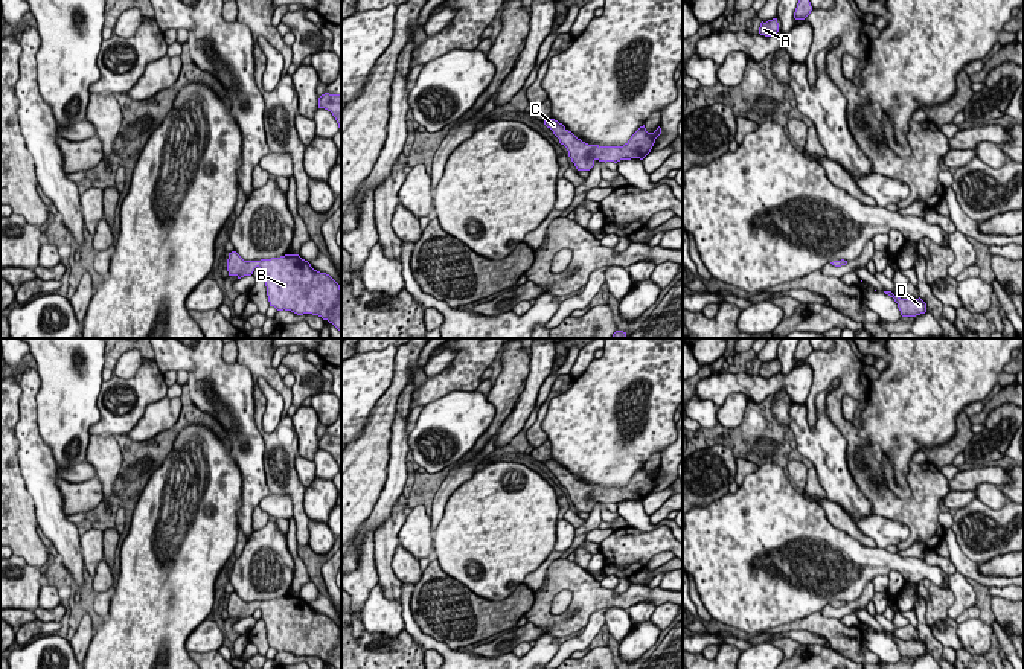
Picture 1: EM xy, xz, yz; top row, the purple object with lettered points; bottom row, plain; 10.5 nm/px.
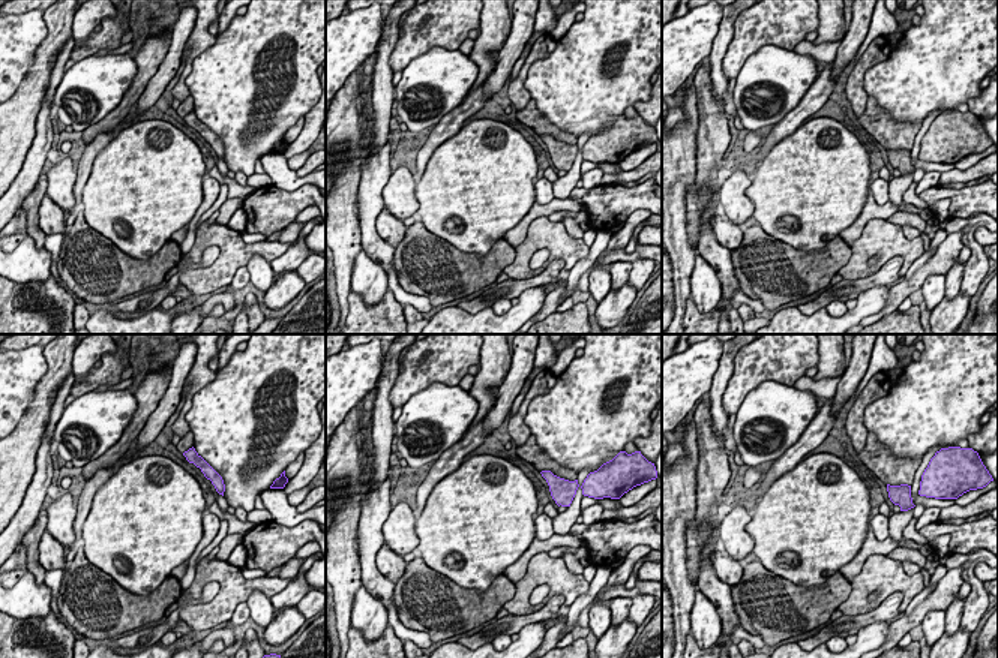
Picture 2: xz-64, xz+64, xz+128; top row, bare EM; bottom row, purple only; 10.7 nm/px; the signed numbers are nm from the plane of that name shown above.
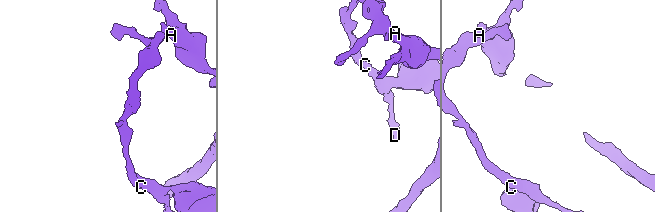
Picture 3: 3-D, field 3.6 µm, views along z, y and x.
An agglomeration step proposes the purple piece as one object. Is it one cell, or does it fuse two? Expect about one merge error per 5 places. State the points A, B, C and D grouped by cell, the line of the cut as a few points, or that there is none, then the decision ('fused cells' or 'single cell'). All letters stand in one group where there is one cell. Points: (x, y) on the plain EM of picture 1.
A B C D | no cut | single cell

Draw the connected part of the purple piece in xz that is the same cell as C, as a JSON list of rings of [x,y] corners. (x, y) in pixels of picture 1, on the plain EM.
[[[555,460],[544,462],[544,466],[553,472],[568,492],[568,498],[574,504],[578,512],[590,512],[594,503],[620,503],[640,500],[643,501],[652,491],[655,480],[661,475],[658,468],[654,474],[648,474],[645,466],[640,468],[623,488],[599,488],[588,486],[578,480],[562,465]]]

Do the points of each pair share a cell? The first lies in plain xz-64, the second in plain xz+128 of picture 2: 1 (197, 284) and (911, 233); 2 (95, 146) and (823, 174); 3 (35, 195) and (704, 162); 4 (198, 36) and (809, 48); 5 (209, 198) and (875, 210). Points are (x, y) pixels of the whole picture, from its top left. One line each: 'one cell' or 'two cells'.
1: two cells
2: two cells
3: one cell
4: two cells
5: two cells

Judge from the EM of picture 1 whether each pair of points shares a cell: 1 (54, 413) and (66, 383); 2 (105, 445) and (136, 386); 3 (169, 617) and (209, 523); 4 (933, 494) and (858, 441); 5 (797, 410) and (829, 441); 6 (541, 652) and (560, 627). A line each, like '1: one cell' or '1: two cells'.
1: one cell
2: two cells
3: one cell
4: one cell
5: one cell
6: two cells

